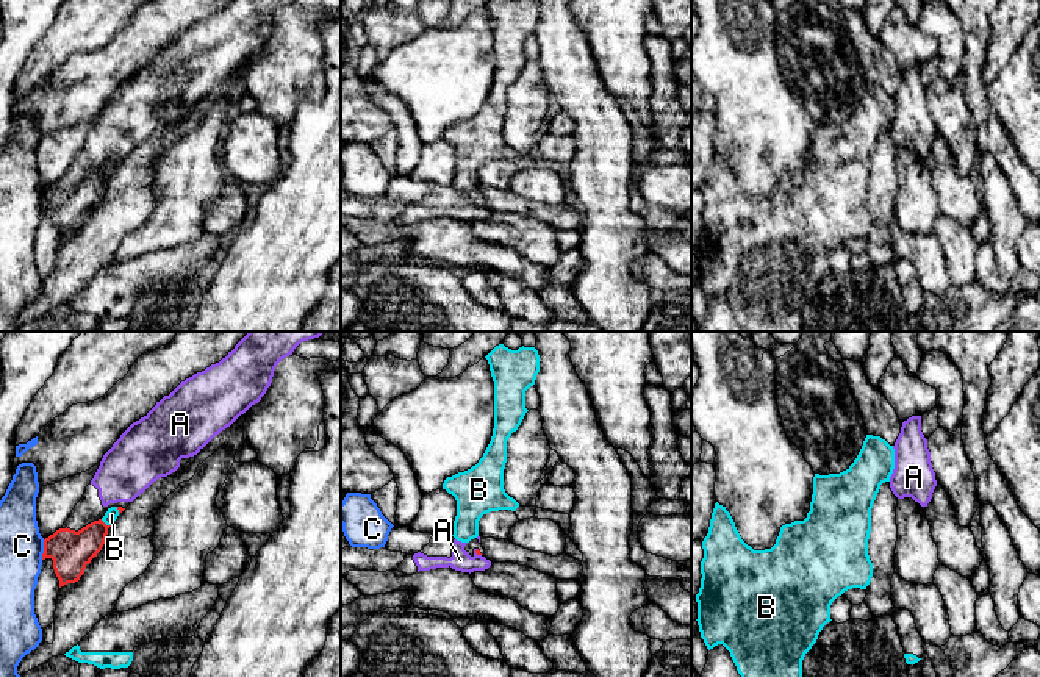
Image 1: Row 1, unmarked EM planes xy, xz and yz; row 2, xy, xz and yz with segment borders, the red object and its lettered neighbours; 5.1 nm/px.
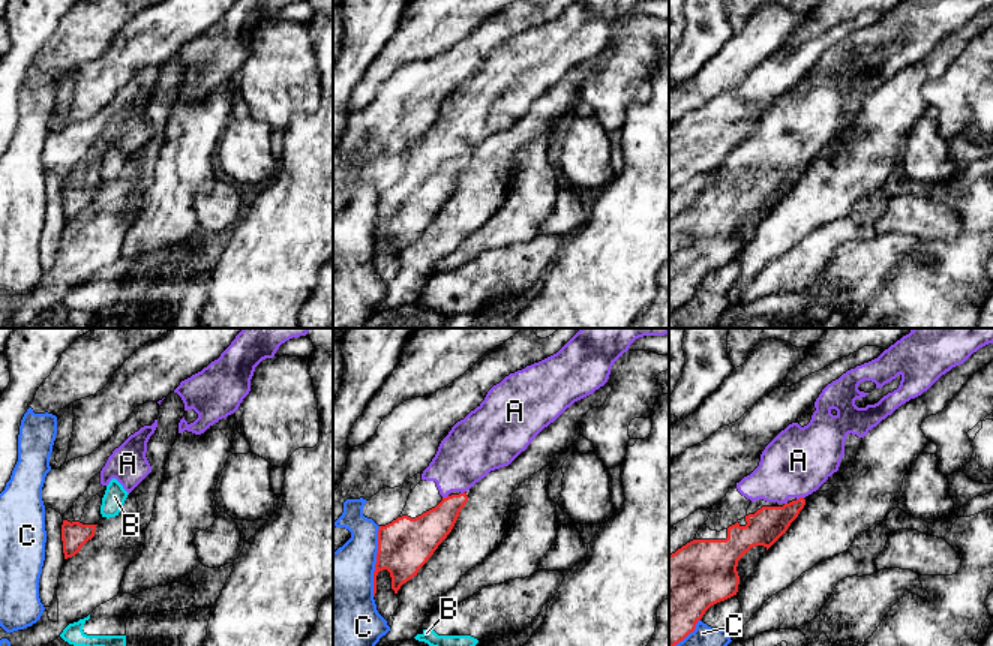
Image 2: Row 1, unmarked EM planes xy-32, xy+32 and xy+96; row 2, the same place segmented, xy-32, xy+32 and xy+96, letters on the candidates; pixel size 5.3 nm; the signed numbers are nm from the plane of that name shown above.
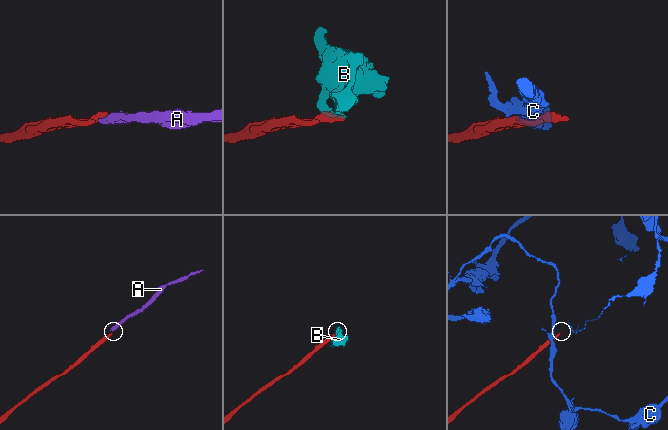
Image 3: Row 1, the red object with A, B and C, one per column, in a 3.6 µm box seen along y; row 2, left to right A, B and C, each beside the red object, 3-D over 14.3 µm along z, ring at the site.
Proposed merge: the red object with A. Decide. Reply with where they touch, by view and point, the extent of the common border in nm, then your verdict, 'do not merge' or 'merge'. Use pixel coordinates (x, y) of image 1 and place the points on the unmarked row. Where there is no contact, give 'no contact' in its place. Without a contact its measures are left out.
xz (477, 204) | 50 nm | merge

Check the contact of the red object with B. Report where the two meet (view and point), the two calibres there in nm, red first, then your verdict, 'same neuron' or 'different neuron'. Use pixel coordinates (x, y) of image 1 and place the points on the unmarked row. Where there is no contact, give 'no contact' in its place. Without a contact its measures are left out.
meets red in xy at (104, 172); 220 nm thick on the red side, 70 nm on the other; different neuron

